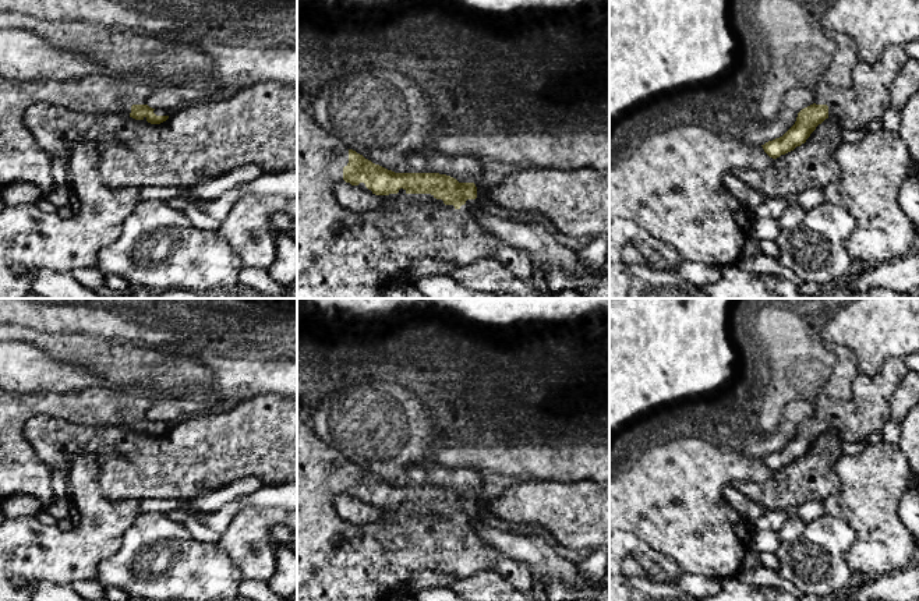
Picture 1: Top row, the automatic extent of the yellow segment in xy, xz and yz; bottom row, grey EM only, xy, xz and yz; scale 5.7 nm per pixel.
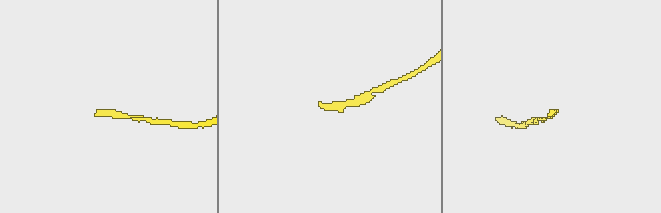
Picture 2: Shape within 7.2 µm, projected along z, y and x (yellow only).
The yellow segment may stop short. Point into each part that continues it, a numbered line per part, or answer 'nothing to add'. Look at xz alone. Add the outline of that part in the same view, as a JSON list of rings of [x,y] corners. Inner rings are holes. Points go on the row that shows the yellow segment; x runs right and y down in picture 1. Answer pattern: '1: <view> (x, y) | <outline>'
1: xz (340, 254) | [[[297,96],[297,298],[378,298],[397,275],[407,273],[416,259],[425,257],[455,262],[457,266],[492,258],[524,283],[533,282],[530,254],[506,244],[477,220],[477,199],[467,199],[456,209],[431,194],[407,194],[400,188],[397,194],[379,195],[382,204],[363,213],[342,206],[335,191],[344,181],[343,167],[347,163],[349,148],[319,127],[307,103]]]

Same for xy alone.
1: xy (21, 159) | [[[0,77],[0,187],[11,183],[31,183],[43,194],[56,184],[52,176],[52,156],[43,151],[24,123],[25,110],[36,103],[50,103],[84,114],[127,114],[132,105],[146,105],[151,86],[123,78],[88,77],[70,81],[17,81]]]

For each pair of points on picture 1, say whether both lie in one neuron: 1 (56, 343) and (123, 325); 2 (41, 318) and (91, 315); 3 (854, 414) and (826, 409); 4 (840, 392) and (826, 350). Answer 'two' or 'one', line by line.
1: two
2: one
3: one
4: two

